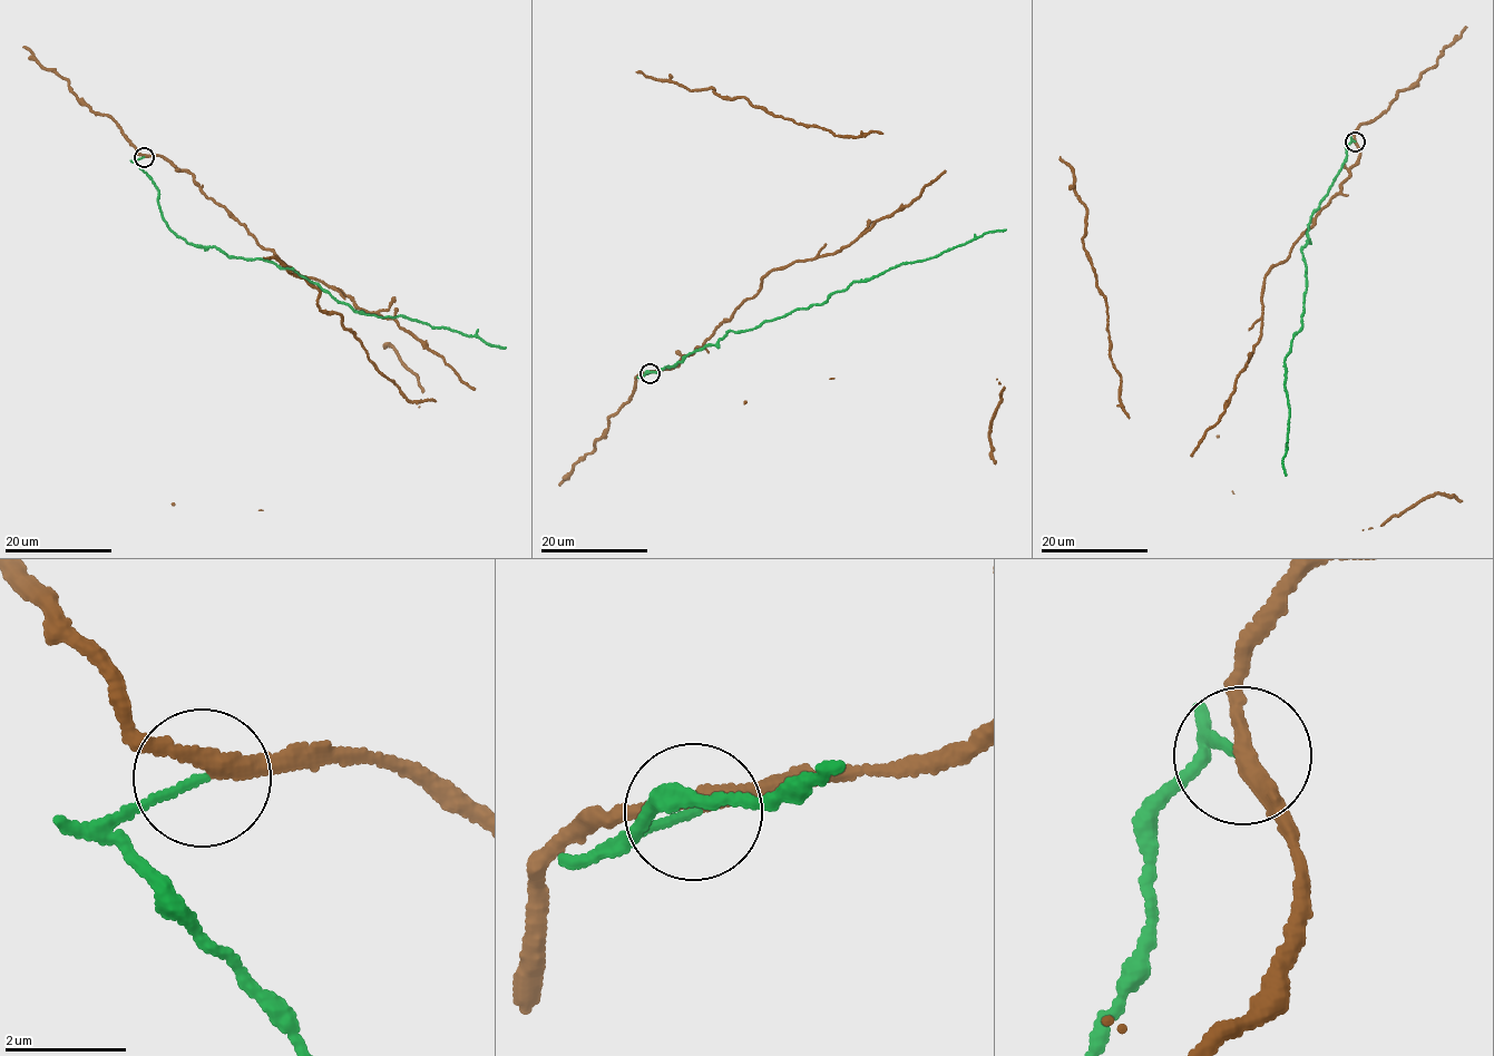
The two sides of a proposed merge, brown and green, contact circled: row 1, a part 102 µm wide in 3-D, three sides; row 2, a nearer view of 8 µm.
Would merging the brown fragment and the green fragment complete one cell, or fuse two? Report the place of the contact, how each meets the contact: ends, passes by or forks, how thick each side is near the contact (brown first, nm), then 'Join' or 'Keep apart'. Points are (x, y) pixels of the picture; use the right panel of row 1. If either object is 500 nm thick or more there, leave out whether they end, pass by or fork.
Place: (1355, 142). At the ring brown passes by. At the ring green ends. Thickness 260 nm (brown) against 120 nm. Keep apart

